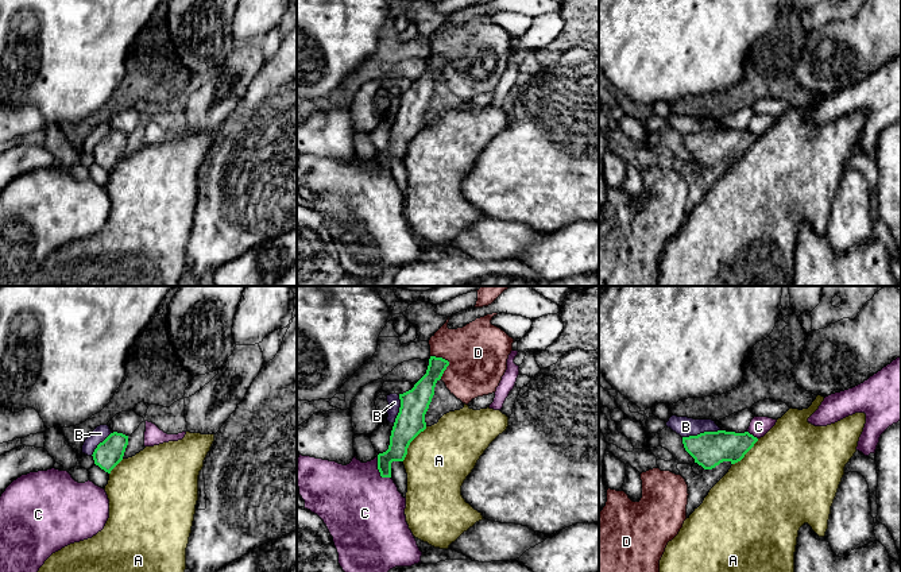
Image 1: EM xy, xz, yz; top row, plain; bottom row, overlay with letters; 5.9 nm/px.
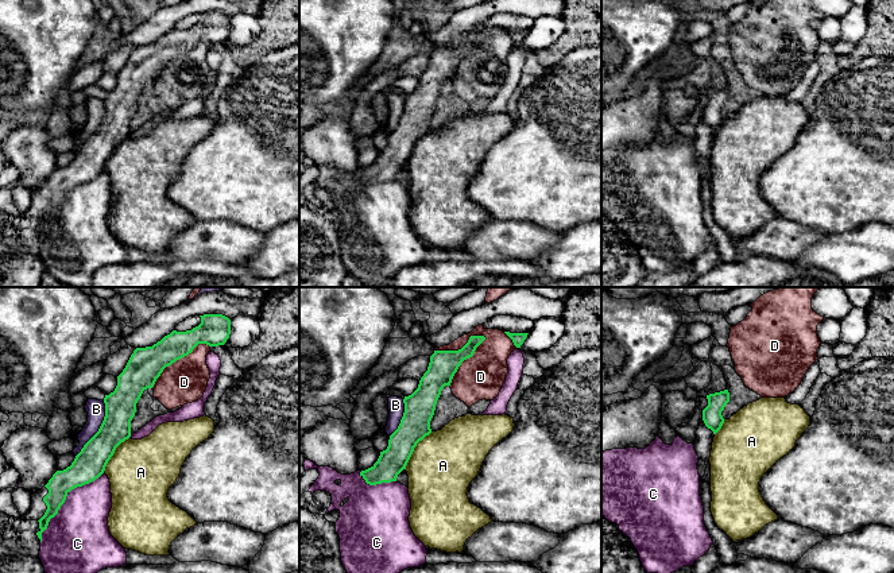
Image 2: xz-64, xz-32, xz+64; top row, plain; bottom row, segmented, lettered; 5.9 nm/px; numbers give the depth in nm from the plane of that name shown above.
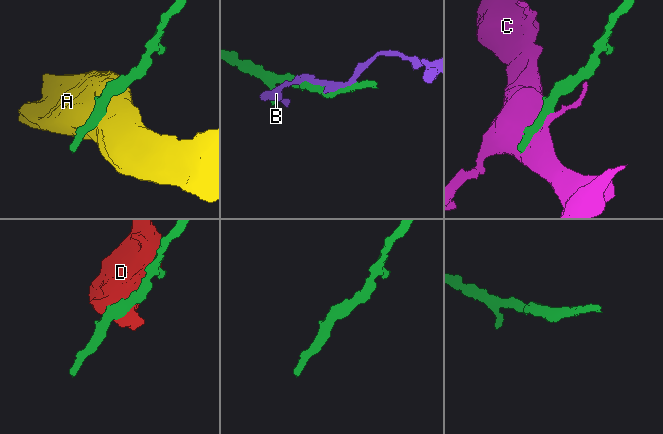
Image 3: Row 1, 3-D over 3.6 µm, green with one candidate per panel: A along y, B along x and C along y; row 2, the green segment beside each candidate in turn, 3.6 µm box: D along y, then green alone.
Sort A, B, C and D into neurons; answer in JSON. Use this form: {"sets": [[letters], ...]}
{"sets": [["A"], ["B"], ["C"], ["D"]]}

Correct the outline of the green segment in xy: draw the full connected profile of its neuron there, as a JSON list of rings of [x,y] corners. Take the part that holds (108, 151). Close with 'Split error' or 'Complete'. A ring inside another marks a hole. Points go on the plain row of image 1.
[[[117,130],[111,131],[94,147],[92,152],[94,162],[111,171],[111,169],[123,158],[127,143],[128,134]]]. Complete

